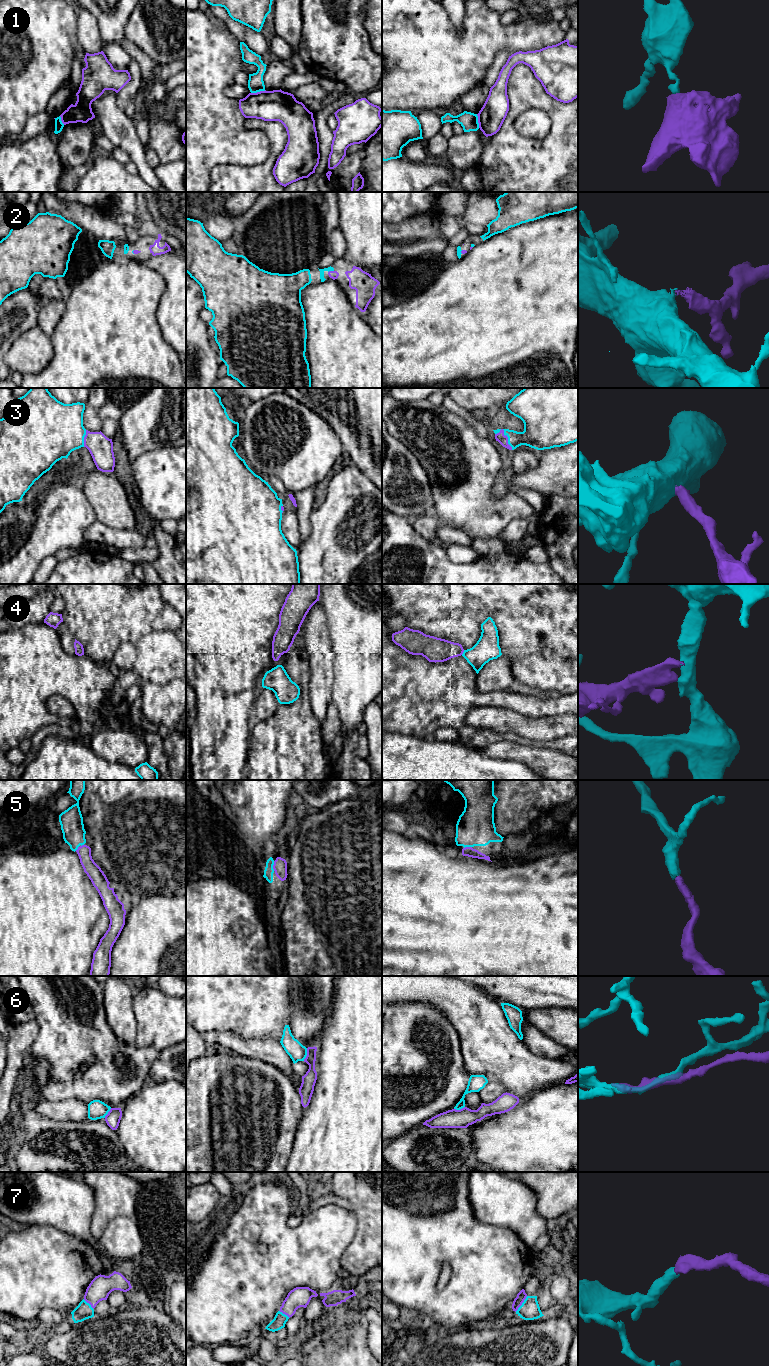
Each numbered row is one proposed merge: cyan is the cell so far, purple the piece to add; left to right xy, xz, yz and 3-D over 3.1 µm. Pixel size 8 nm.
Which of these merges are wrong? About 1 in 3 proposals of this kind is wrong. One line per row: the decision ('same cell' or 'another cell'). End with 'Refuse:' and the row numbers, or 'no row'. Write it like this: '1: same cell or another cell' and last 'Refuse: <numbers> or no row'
1: another cell
2: same cell
3: same cell
4: another cell
5: same cell
6: another cell
7: same cell
Refuse: 1, 4, 6

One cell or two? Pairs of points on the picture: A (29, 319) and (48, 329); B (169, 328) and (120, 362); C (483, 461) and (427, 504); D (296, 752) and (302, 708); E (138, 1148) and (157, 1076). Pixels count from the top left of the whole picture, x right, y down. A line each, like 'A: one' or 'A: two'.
A: two
B: two
C: two
D: one
E: two

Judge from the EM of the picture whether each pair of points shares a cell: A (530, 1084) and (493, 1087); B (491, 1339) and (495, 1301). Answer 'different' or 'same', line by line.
A: different
B: different

